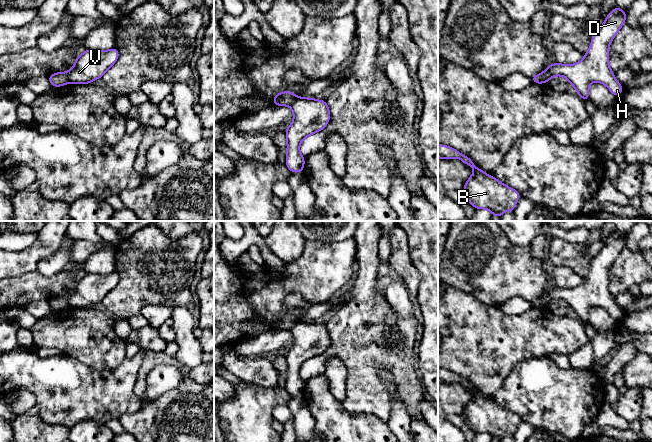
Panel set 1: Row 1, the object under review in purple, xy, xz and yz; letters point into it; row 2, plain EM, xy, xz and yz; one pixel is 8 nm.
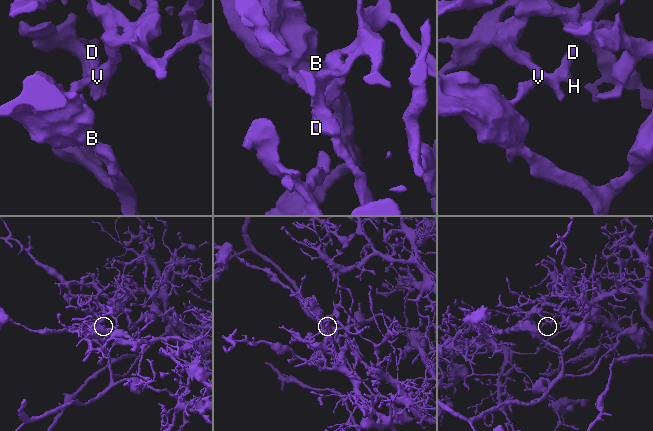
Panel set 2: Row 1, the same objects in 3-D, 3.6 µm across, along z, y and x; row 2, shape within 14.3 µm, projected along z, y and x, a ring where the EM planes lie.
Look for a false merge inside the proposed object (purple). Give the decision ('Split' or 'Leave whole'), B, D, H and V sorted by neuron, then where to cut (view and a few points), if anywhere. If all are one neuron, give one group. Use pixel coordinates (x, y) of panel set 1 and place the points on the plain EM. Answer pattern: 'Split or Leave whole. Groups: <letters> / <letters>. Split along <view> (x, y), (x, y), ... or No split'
Split. Groups: B / D H V. Split along xy (67, 296), (70, 306)

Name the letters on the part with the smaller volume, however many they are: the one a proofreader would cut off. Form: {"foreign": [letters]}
{"foreign": ["B"]}

